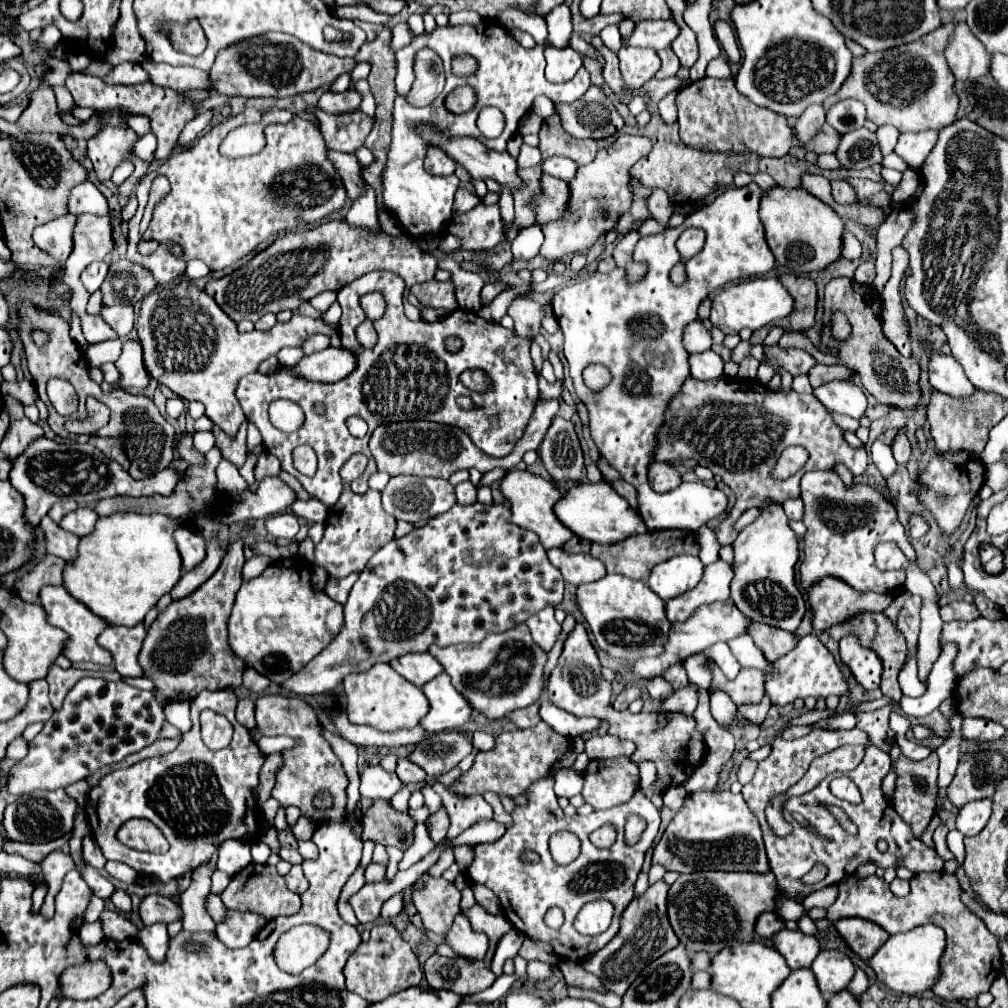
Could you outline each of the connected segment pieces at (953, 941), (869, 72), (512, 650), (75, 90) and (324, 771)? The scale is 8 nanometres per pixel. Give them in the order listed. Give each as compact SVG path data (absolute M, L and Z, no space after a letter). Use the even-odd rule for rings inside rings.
M945 871L935 873L917 873L911 879L911 893L905 897L897 897L891 893L889 883L877 875L869 875L859 879L855 873L839 883L839 893L835 903L827 909L827 919L837 921L841 917L861 917L877 923L889 935L905 933L915 929L917 925L933 923L941 927L947 935L947 947L941 955L941 975L931 987L931 991L945 1001L961 1001L975 999L979 993L989 991L991 983L997 979L999 969L1003 971L999 939L985 927L985 923L973 915L961 903L961 889L957 877Z
M955 23L941 25L929 35L879 53L865 53L853 59L851 75L841 85L841 89L823 101L829 109L833 103L853 97L867 107L867 119L879 125L893 125L901 133L919 133L925 129L943 129L955 121L957 115L957 95L953 93L955 77L947 67L943 49L953 33Z
M525 623L515 625L503 633L491 633L481 645L449 645L429 647L429 653L443 665L443 671L451 677L455 689L467 699L475 713L495 721L515 709L537 703L543 695L547 651L543 651L531 637Z
M71 73L71 77L67 77L65 87L71 91L75 105L79 107L91 107L95 111L115 111L115 109L125 109L143 117L149 117L151 121L151 133L157 137L159 145L155 151L157 159L169 157L169 153L173 151L177 137L181 133L181 129L185 127L185 123L189 123L191 119L195 119L199 115L199 103L173 91L167 87L159 87L155 83L139 83L135 87L119 87L119 85L105 85L101 79L97 77L85 77L79 73Z
M261 695L255 701L255 717L257 717L257 729L263 735L287 735L291 739L297 739L295 749L285 749L283 765L277 771L277 783L273 787L273 797L281 805L295 805L301 809L303 815L309 815L317 821L321 819L341 819L345 815L345 787L349 783L349 777L339 761L339 757L333 753L329 741L323 737L323 725L317 719L317 713L313 707L299 697L283 697L283 695ZM327 791L333 797L333 807L329 809L317 809L313 805L315 795Z

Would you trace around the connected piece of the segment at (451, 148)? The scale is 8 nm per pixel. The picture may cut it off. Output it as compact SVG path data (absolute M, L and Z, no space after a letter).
M417 125L417 135L423 135L433 147L439 147L453 157L475 179L493 177L497 183L509 185L511 189L521 185L521 179L517 177L517 161L507 151L493 151L473 137L445 137L445 133L433 131L431 125Z

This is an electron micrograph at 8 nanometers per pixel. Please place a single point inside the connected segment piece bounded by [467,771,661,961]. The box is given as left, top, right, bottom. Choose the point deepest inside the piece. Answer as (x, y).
(610, 874)

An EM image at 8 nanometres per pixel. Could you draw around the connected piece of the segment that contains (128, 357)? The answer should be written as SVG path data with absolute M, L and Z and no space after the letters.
M126 340L123 342L121 357L115 361L121 377L113 383L113 389L133 389L135 393L143 393L149 387L151 375L143 365L143 349L139 340Z

